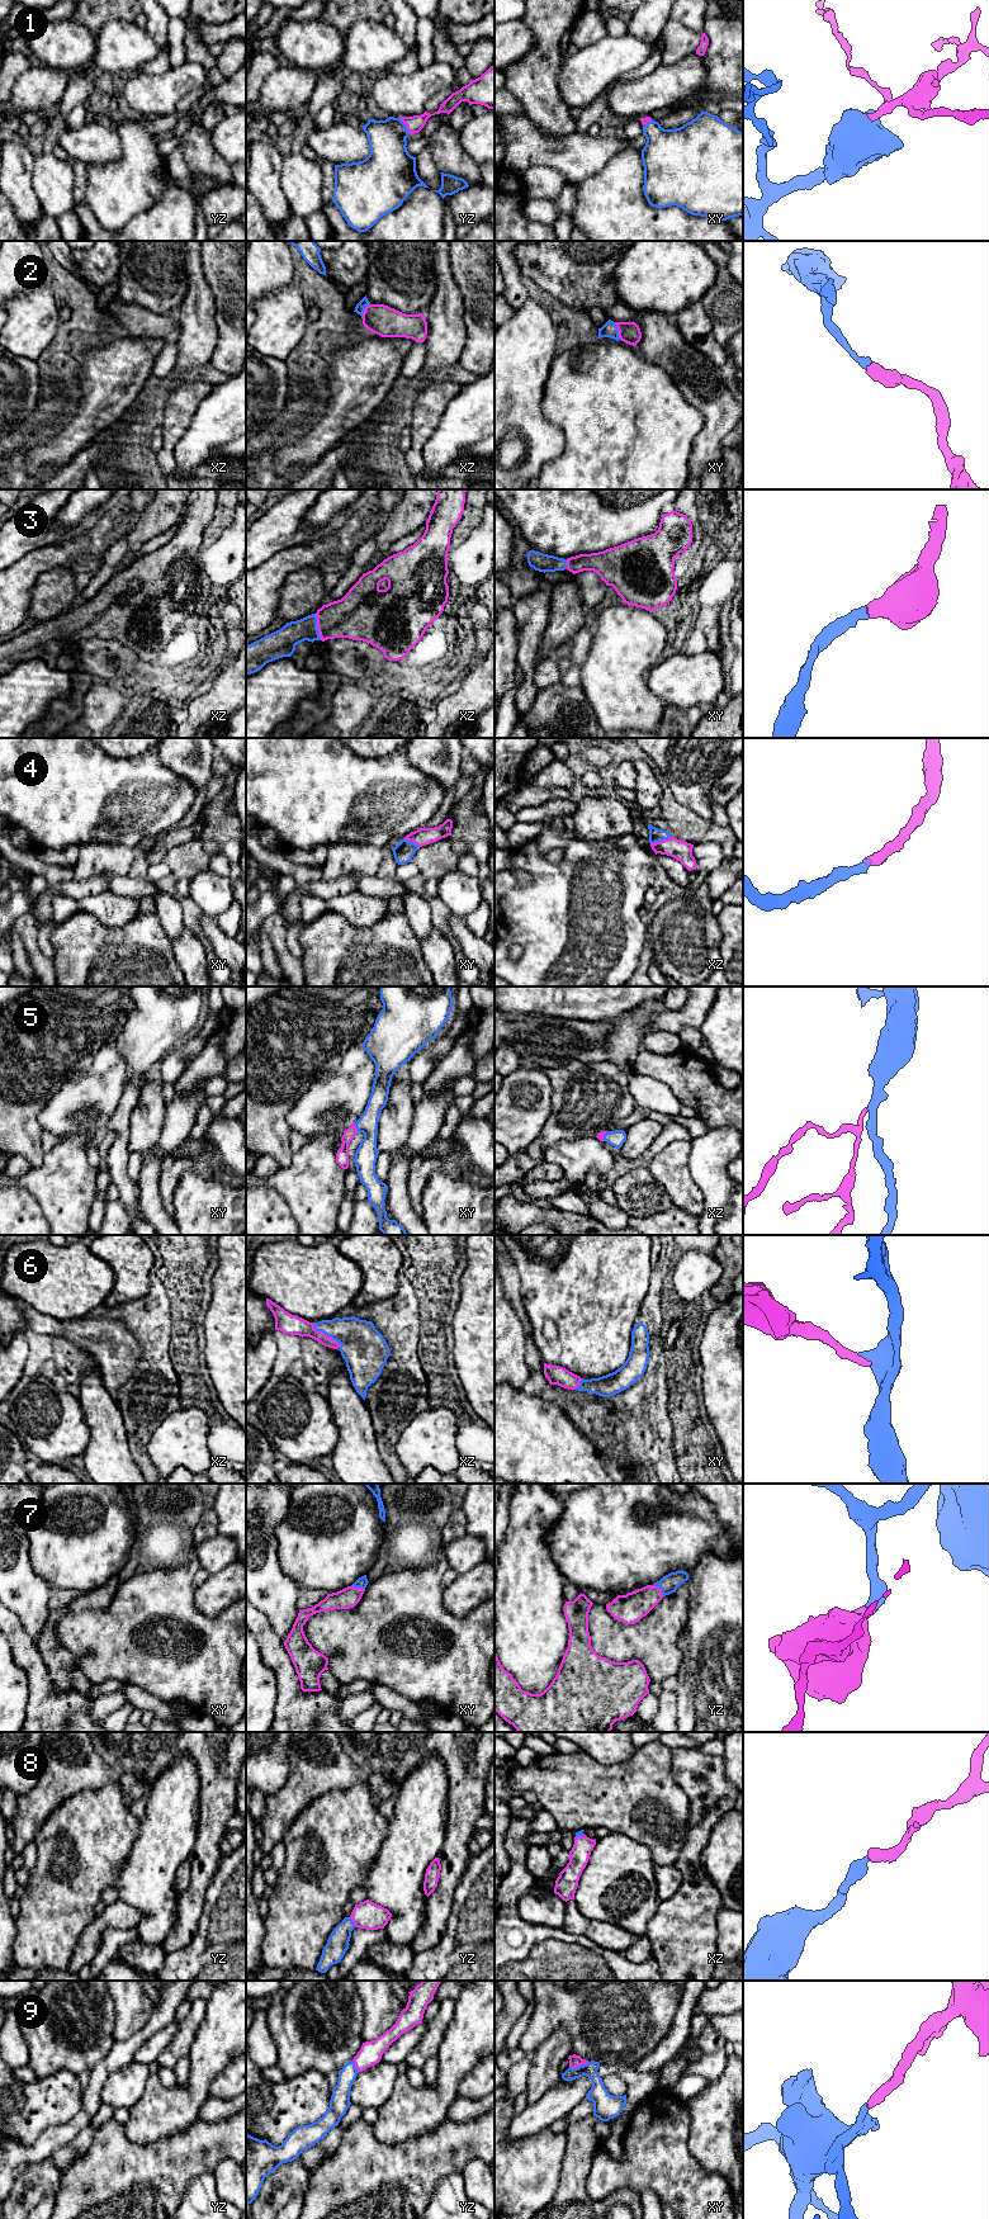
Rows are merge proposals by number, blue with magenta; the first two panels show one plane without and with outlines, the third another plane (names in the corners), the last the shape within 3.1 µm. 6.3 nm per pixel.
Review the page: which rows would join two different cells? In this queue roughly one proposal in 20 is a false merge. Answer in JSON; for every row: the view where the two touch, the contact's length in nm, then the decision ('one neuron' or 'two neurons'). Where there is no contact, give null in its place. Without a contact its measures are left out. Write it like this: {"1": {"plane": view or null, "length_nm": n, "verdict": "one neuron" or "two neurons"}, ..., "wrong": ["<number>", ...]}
{"1": {"plane": "yz", "length_nm": 120, "verdict": "one neuron"}, "2": {"plane": "xy", "length_nm": 120, "verdict": "one neuron"}, "3": {"plane": "xz", "length_nm": 170, "verdict": "one neuron"}, "4": {"plane": "xz", "length_nm": 140, "verdict": "one neuron"}, "5": {"plane": "xy", "length_nm": 70, "verdict": "one neuron"}, "6": {"plane": "xz", "length_nm": 220, "verdict": "one neuron"}, "7": {"plane": "yz", "length_nm": 110, "verdict": "one neuron"}, "8": {"plane": "yz", "length_nm": 80, "verdict": "one neuron"}, "9": {"plane": "xy", "length_nm": 130, "verdict": "one neuron"}, "wrong": []}

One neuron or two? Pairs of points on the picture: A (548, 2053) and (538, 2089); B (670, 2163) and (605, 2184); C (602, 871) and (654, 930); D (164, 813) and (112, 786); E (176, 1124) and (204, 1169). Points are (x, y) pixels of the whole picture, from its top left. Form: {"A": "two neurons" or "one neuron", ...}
{"A": "one neuron", "B": "one neuron", "C": "two neurons", "D": "one neuron", "E": "two neurons"}

